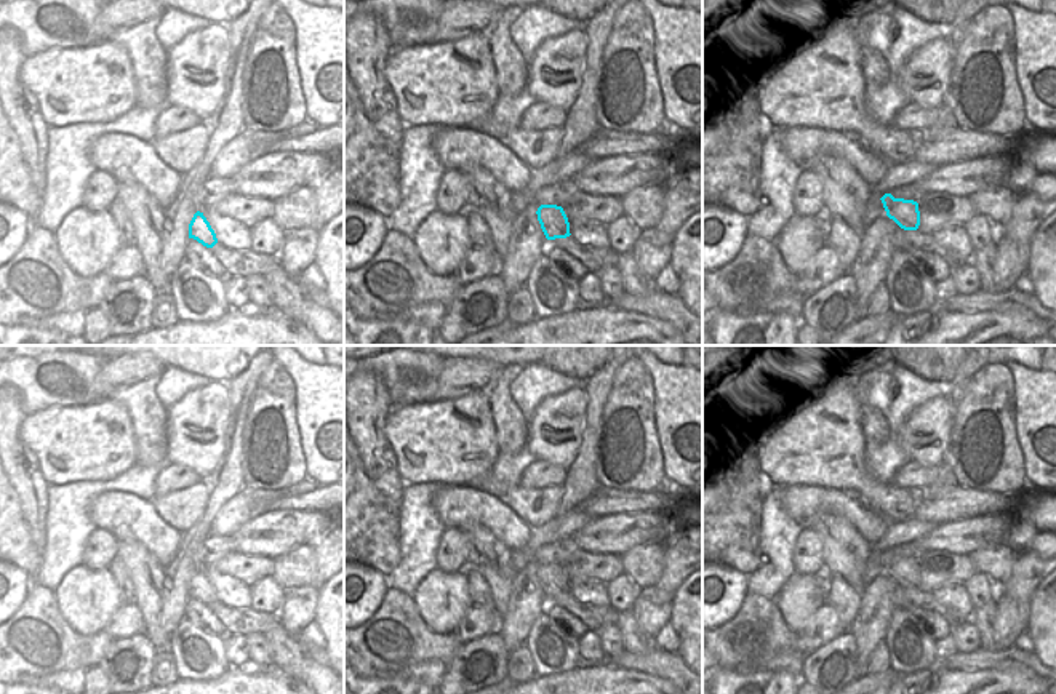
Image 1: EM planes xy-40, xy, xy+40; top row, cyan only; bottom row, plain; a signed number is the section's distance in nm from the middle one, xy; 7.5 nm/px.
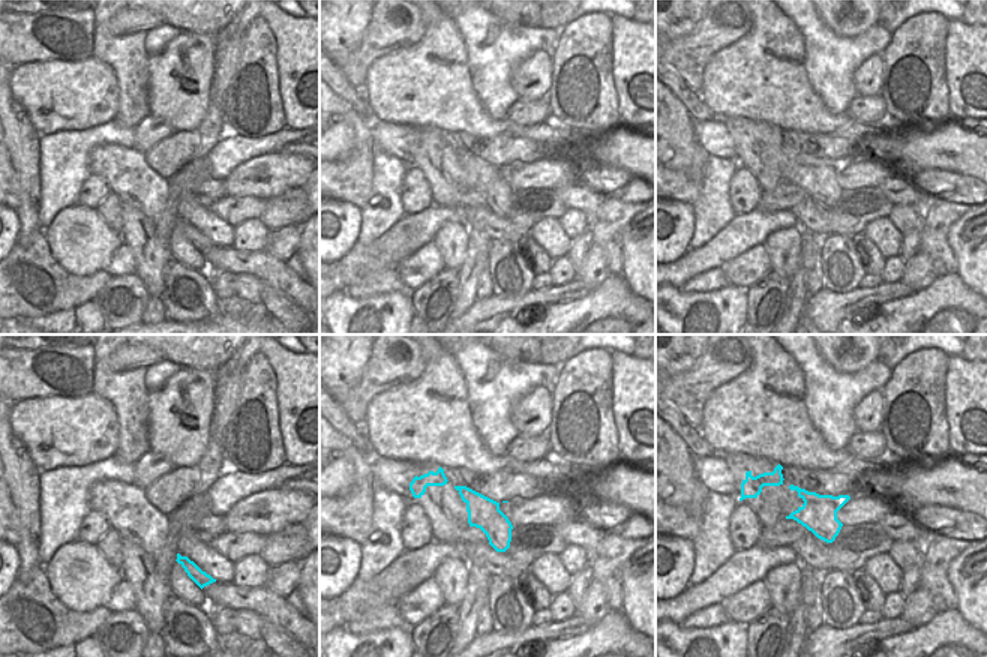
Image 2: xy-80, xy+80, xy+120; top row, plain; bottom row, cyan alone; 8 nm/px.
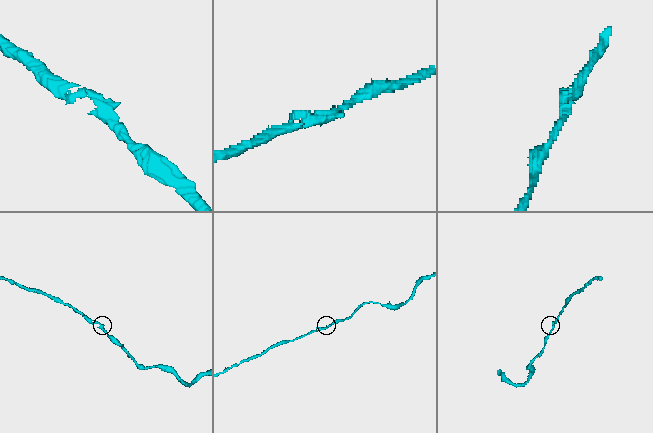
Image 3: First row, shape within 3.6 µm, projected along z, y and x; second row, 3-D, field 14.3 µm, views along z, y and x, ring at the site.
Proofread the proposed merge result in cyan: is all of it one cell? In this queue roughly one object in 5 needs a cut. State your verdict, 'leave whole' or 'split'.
leave whole

